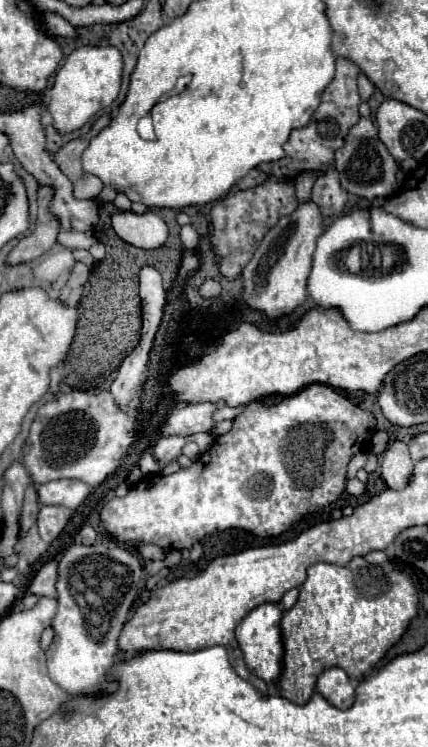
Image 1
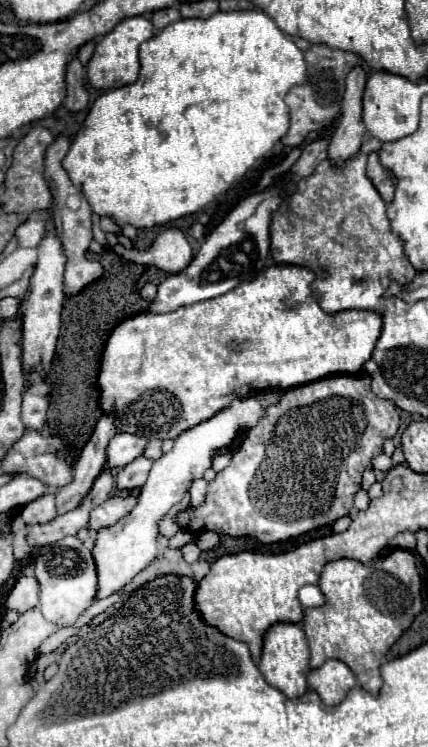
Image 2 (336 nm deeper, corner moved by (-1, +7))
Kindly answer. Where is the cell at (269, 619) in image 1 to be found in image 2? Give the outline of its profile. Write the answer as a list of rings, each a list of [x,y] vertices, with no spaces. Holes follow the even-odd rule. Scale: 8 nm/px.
[[[274,624],[264,636],[262,660],[258,668],[270,686],[276,686],[288,698],[298,698],[308,690],[306,686],[308,660],[310,660],[310,652],[308,652],[304,630],[298,624]]]

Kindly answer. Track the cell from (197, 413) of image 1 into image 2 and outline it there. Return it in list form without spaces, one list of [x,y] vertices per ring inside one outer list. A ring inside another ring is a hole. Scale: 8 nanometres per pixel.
[[[116,434],[106,448],[108,468],[124,468],[144,452],[144,446],[146,438],[140,438],[136,434]]]

